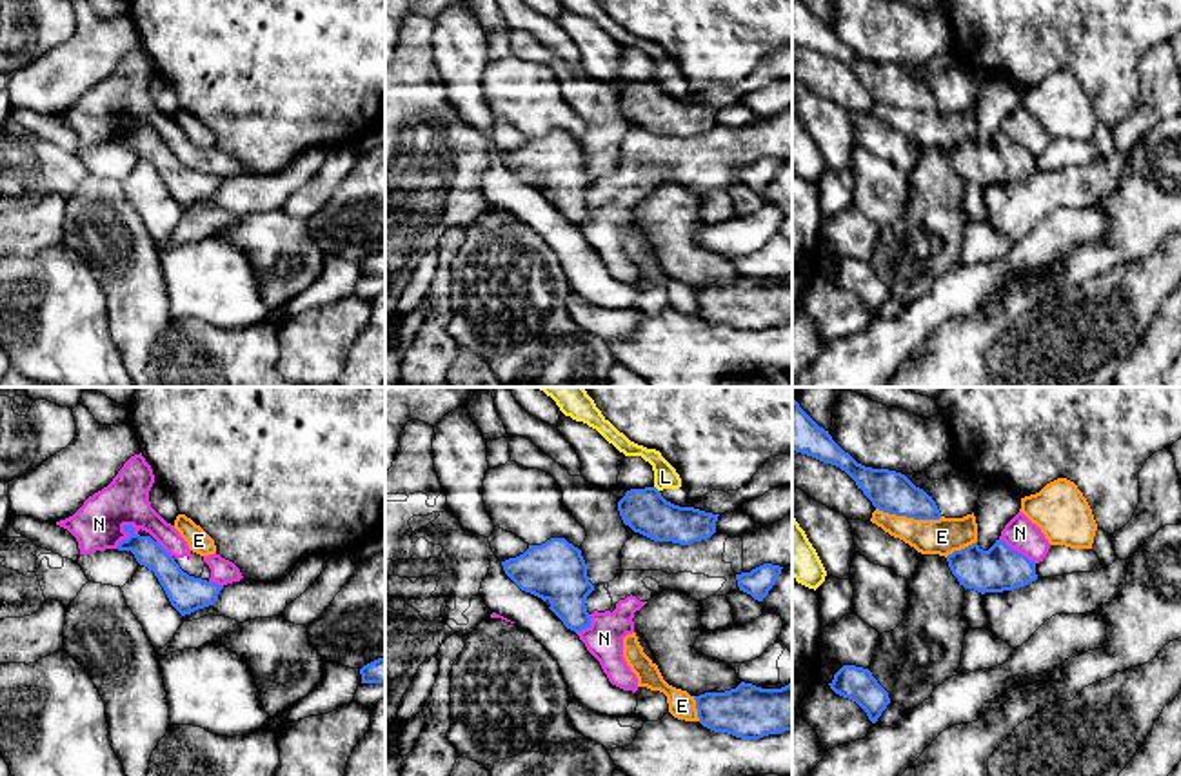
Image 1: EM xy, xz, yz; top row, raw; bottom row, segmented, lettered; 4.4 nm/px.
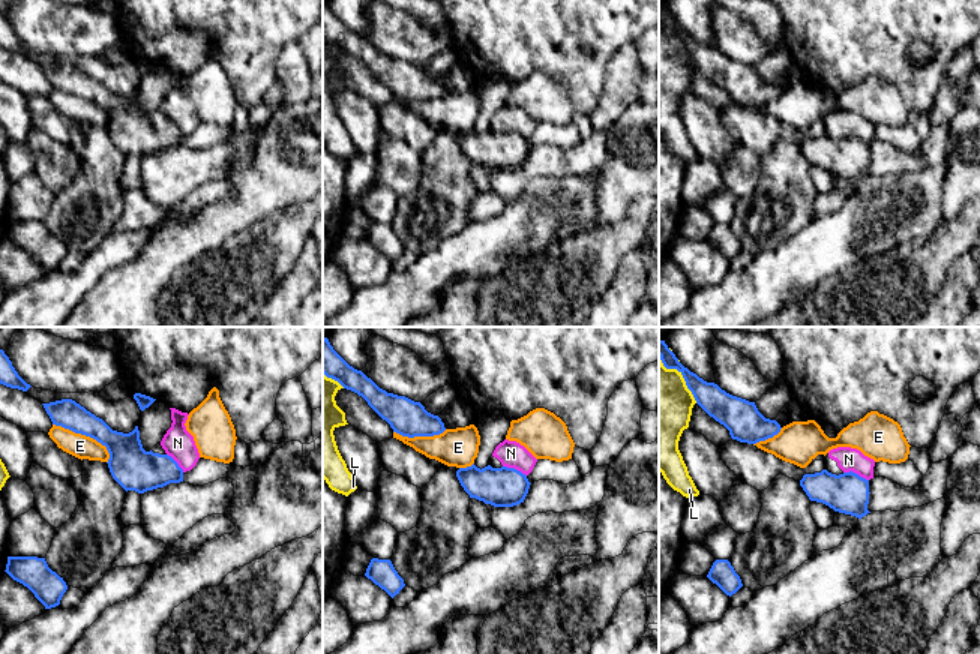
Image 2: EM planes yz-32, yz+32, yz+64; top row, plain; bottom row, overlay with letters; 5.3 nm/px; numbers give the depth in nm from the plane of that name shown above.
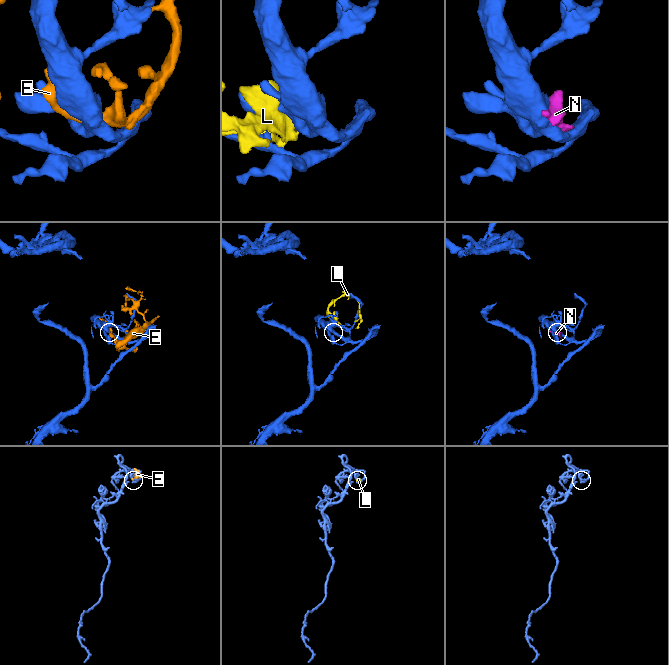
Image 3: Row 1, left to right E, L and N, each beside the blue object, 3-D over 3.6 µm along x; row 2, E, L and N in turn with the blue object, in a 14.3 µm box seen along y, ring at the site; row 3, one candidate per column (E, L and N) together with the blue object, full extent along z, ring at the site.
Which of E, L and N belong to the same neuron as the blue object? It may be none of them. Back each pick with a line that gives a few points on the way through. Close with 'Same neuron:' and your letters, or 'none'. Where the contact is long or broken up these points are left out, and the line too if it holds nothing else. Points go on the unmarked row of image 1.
Same neuron: none

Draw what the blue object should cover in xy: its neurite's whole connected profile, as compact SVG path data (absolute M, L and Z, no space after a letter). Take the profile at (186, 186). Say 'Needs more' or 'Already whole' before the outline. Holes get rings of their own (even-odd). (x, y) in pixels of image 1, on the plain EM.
Already whole. M124 118L131 129L118 136L118 144L131 144L136 154L154 165L171 198L182 207L191 207L216 194L223 178L189 169L174 151L151 129L140 129L133 118Z

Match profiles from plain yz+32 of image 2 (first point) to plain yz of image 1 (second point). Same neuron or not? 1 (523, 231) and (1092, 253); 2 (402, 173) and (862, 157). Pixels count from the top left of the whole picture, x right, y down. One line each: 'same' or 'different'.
1: different
2: same

